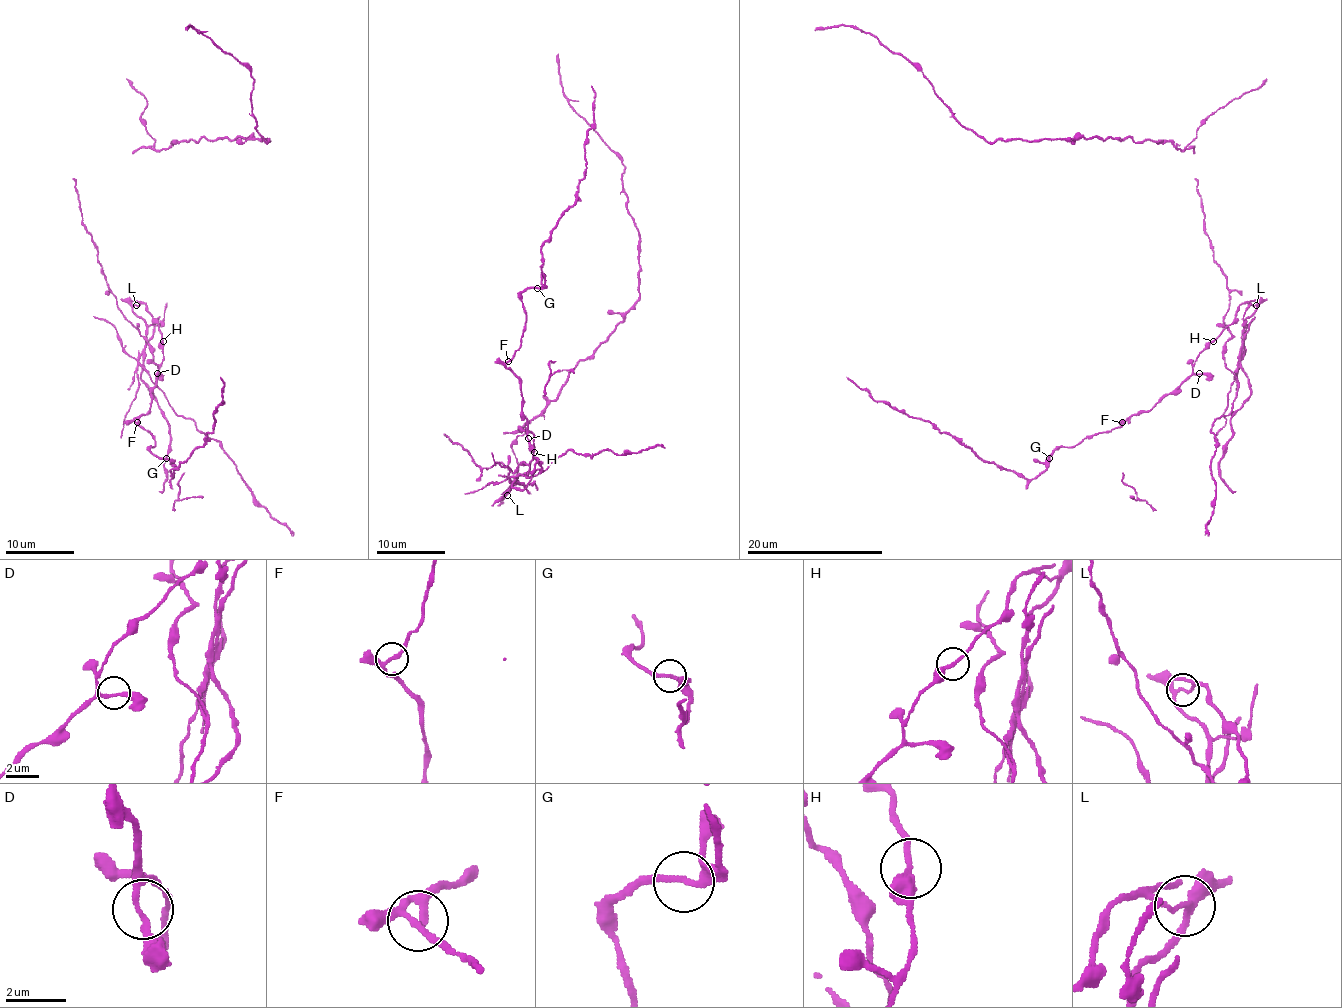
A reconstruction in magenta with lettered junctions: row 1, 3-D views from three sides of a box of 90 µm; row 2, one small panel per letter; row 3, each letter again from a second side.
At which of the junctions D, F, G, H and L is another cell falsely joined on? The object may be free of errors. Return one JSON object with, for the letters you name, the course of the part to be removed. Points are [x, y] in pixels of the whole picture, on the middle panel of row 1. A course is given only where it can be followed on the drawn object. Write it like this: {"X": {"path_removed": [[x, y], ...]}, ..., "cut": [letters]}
{"cut": ["L"]}

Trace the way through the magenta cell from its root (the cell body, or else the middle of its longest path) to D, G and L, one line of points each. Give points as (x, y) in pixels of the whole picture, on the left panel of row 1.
D: (128, 320), (149, 344), (154, 383), (144, 366), (145, 323), (132, 308), (144, 303), (157, 323), (157, 373)
G: (128, 320), (149, 344), (154, 383), (135, 305), (163, 339), (151, 409), (135, 421), (166, 458)
L: (128, 320), (149, 344), (157, 366), (154, 383), (144, 366), (145, 323), (132, 310), (135, 305)

